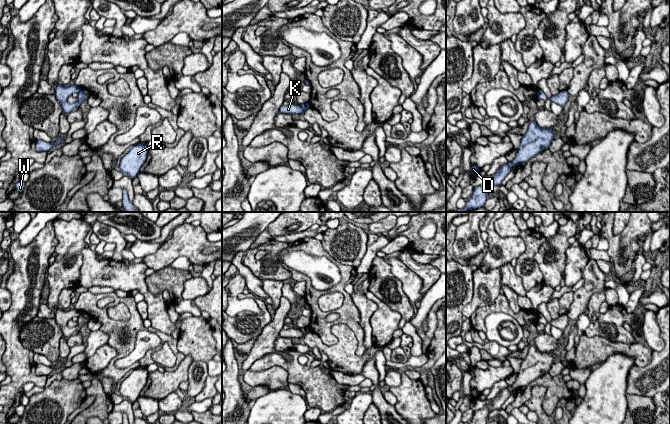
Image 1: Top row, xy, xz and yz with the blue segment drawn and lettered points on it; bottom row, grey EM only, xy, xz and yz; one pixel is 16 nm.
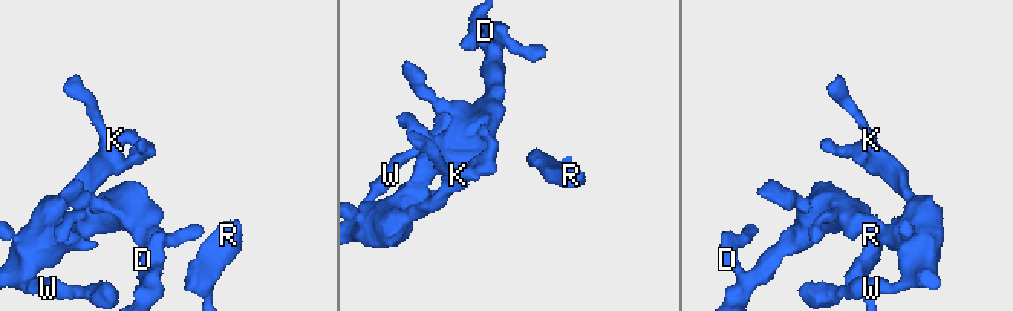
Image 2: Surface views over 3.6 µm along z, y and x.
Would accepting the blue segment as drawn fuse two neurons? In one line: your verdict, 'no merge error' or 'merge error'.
no merge error

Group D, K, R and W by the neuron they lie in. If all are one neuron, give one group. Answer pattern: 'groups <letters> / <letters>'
groups D K R W

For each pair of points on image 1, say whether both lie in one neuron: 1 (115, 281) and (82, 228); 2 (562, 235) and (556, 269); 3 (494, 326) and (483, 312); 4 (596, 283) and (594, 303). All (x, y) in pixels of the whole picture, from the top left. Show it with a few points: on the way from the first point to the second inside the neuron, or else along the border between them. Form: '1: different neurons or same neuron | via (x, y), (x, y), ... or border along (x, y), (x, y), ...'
1: different neurons | border along (87, 245), (81, 251), (81, 268)
2: same neuron | via (559, 243), (557, 261)
3: different neurons | border along (511, 316), (503, 312), (490, 312), (484, 318)
4: different neurons | border along (604, 289), (595, 292), (590, 297), (587, 310)

